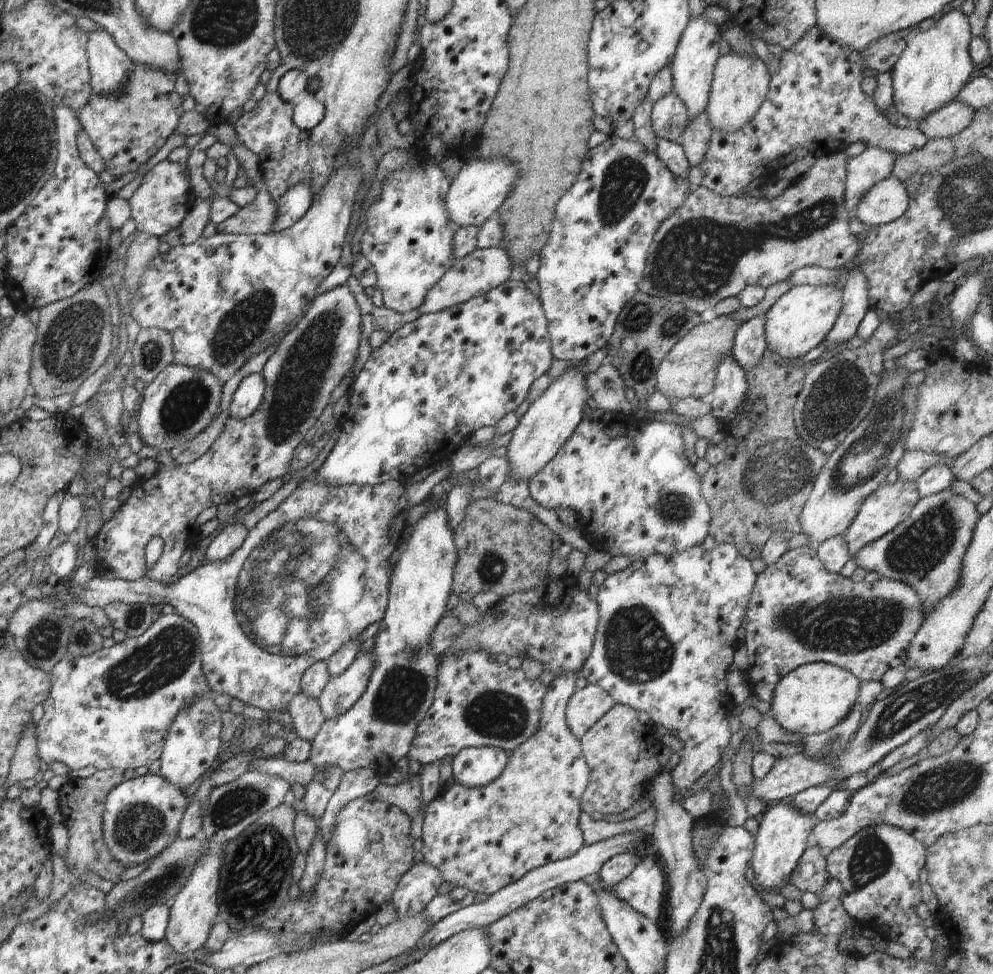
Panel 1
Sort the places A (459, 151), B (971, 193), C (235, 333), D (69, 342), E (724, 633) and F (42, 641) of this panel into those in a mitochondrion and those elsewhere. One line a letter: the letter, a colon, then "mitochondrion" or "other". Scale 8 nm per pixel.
A: other
B: mitochondrion
C: mitochondrion
D: mitochondrion
E: other
F: mitochondrion

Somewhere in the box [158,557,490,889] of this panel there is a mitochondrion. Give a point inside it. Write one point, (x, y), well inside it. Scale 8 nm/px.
(402, 692)

